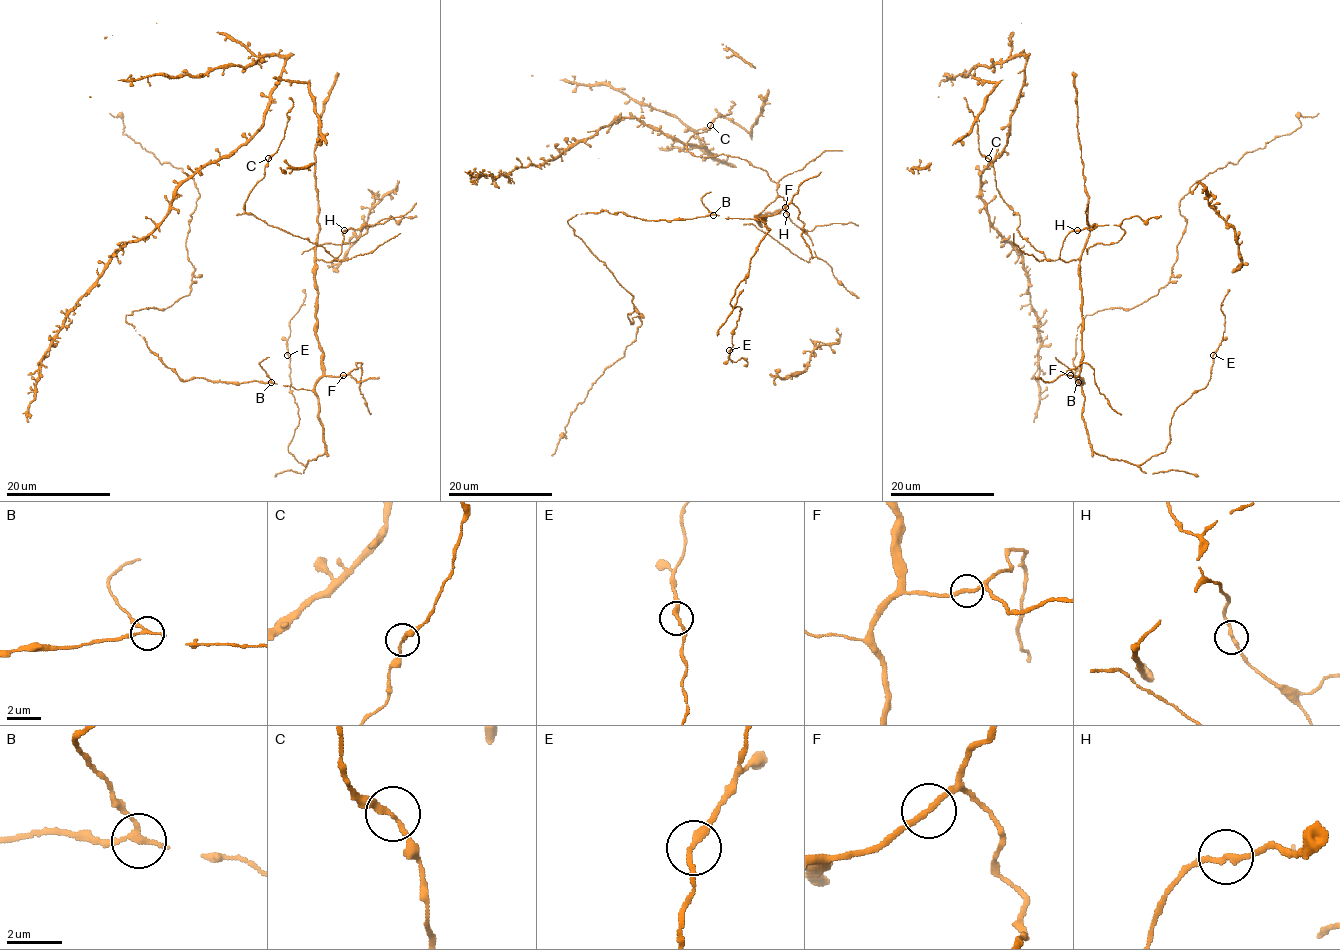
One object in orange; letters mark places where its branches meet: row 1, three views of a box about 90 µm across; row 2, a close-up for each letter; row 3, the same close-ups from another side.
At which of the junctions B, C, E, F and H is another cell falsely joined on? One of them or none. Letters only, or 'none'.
none

